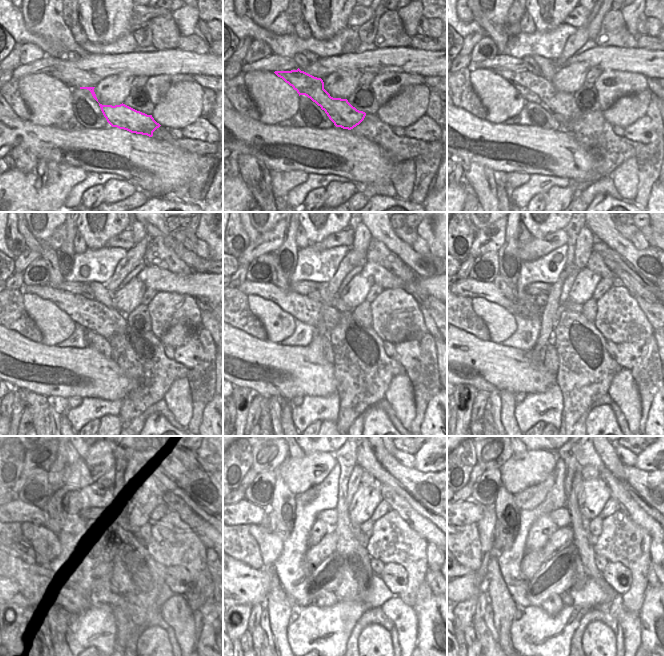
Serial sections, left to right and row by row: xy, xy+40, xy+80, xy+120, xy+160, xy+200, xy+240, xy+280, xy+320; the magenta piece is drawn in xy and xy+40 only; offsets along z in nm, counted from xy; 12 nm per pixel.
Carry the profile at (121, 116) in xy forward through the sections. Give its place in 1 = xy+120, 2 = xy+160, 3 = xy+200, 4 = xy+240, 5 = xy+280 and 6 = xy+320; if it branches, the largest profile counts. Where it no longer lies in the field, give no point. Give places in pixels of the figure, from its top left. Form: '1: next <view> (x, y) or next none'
1: next xy+120 (105, 321)
2: next xy+160 (302, 308)
3: next xy+200 (527, 308)
4: next xy+240 (19, 511)
5: next xy+280 (243, 512)
6: next xy+320 (467, 512)

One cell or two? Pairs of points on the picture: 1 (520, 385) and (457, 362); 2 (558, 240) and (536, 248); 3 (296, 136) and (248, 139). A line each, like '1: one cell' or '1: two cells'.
1: one cell
2: one cell
3: one cell

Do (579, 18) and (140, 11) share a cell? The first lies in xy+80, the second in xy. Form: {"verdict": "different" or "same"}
{"verdict": "same"}

